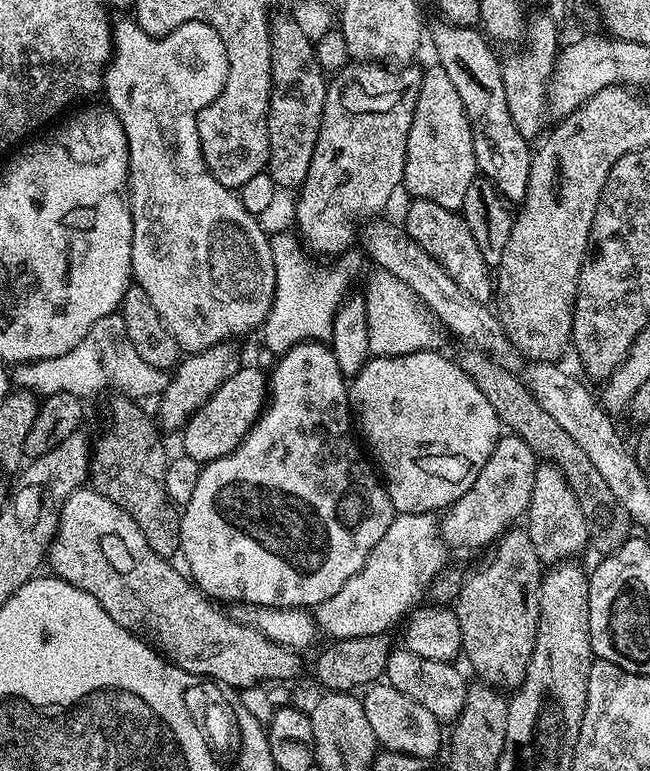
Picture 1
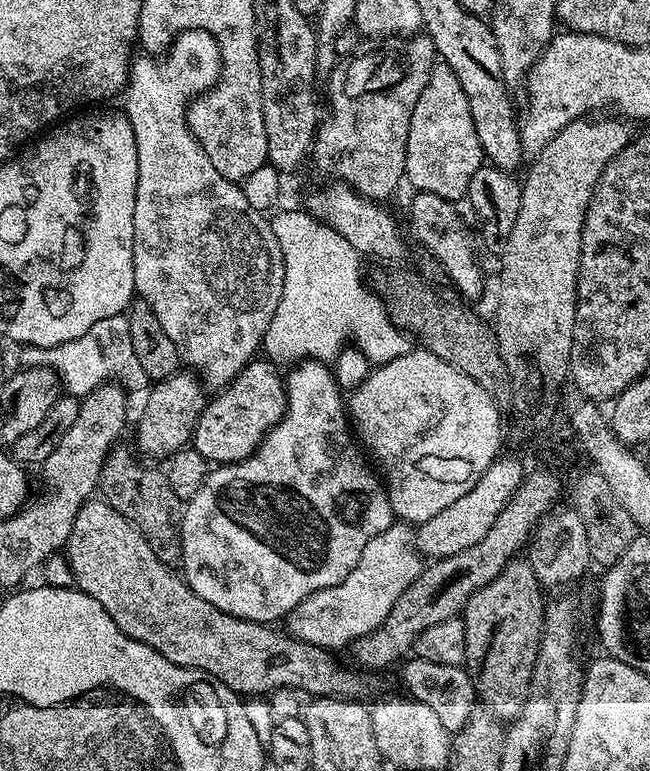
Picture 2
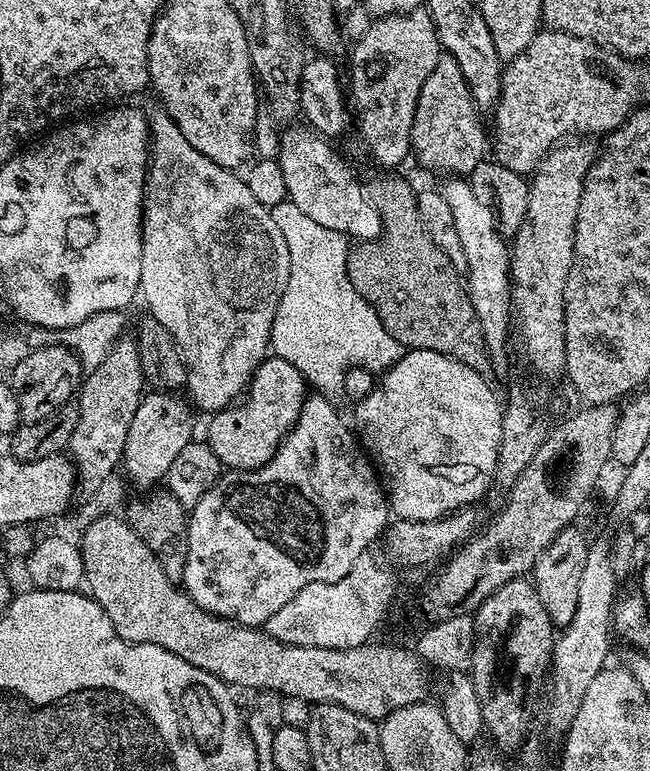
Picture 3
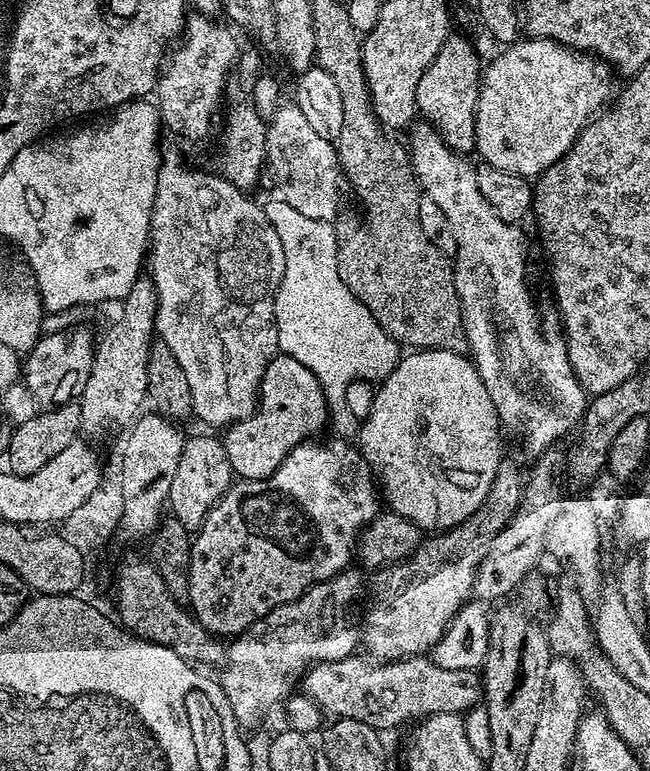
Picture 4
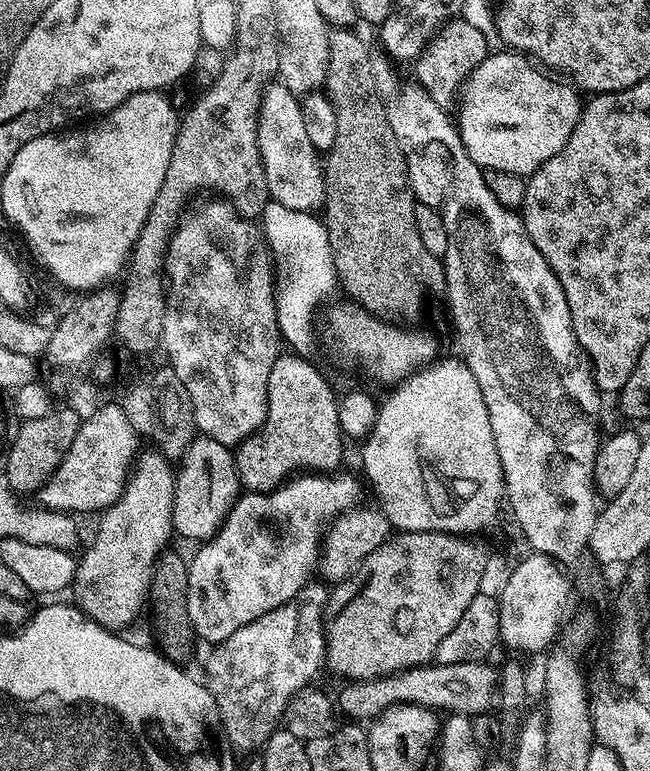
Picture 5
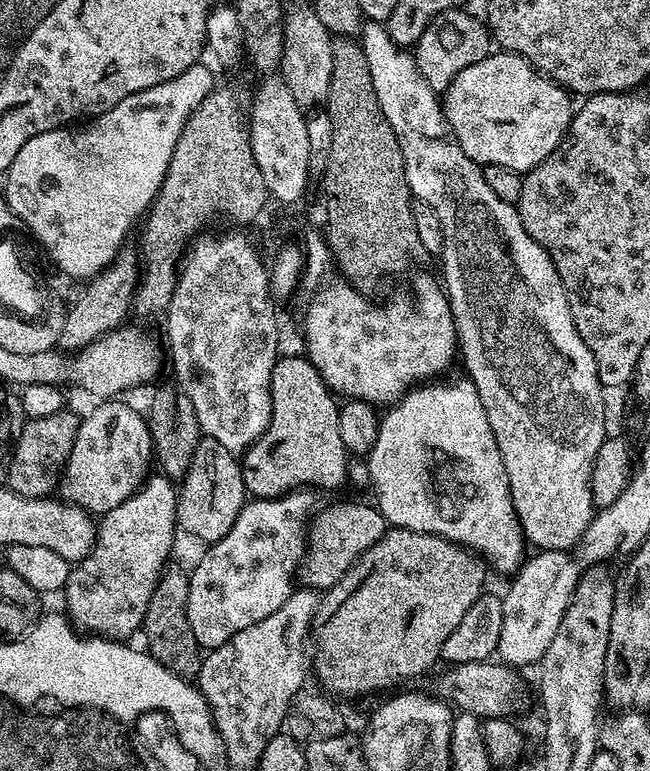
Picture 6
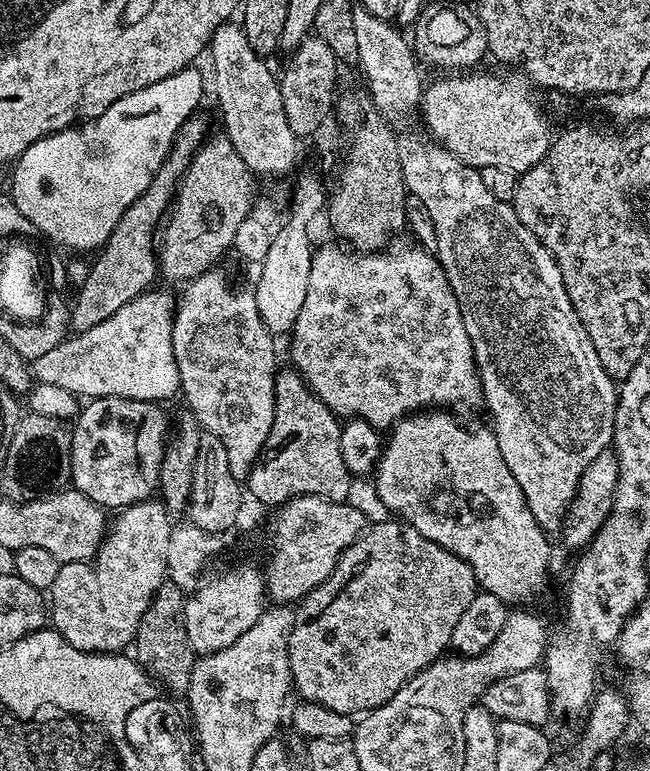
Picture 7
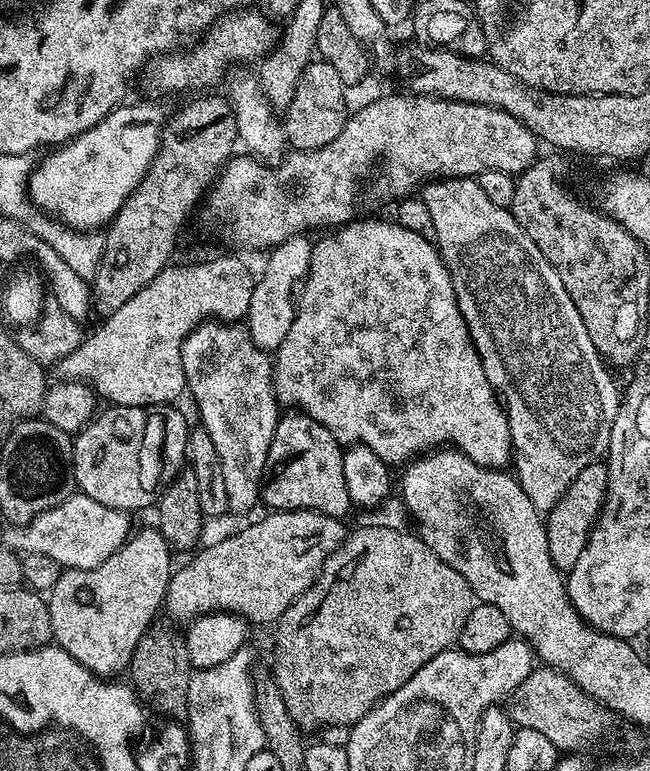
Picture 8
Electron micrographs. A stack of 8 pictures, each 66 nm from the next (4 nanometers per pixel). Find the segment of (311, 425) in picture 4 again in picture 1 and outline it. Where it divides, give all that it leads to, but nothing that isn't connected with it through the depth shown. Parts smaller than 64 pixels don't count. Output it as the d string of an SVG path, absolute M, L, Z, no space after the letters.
M241 366L204 405L189 418L182 429L183 455L197 462L217 460L230 454L242 443L251 428L262 415L262 409L270 396L270 380L256 368Z

